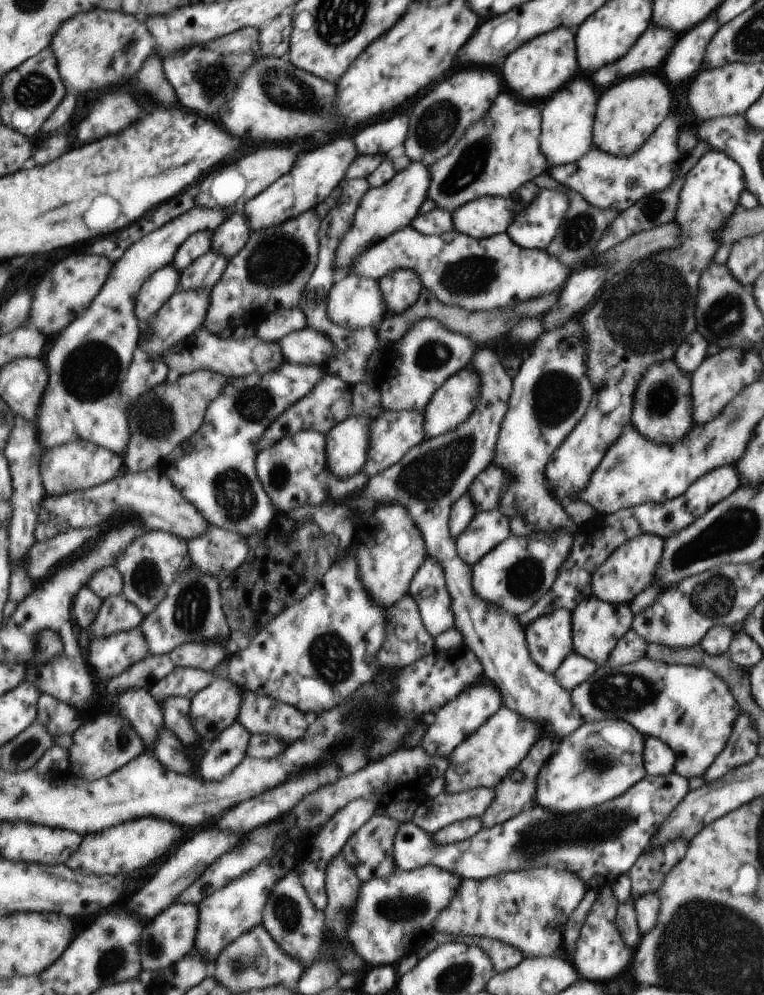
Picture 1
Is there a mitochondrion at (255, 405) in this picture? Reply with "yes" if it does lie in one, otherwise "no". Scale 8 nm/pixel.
yes

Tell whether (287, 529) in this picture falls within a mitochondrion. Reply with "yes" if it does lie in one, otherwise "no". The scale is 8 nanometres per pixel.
no

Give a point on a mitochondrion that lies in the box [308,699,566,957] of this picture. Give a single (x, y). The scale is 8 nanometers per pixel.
(405, 910)

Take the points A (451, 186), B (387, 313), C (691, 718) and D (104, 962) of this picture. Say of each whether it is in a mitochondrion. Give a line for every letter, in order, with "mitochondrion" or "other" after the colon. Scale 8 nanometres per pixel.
A: mitochondrion
B: other
C: other
D: mitochondrion

